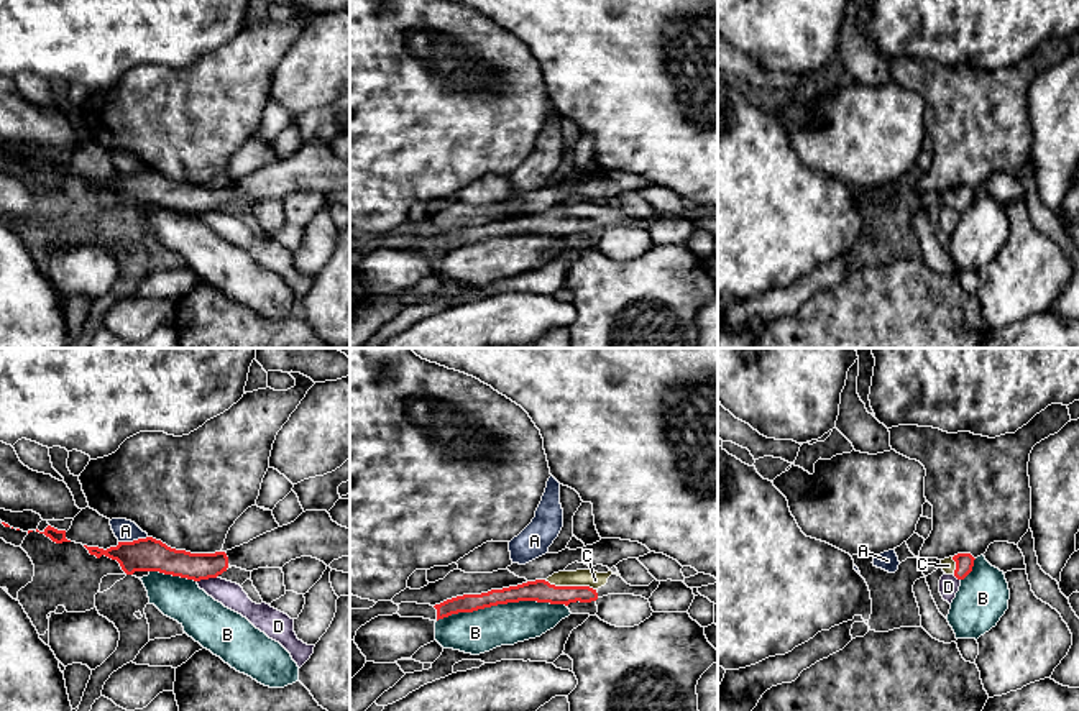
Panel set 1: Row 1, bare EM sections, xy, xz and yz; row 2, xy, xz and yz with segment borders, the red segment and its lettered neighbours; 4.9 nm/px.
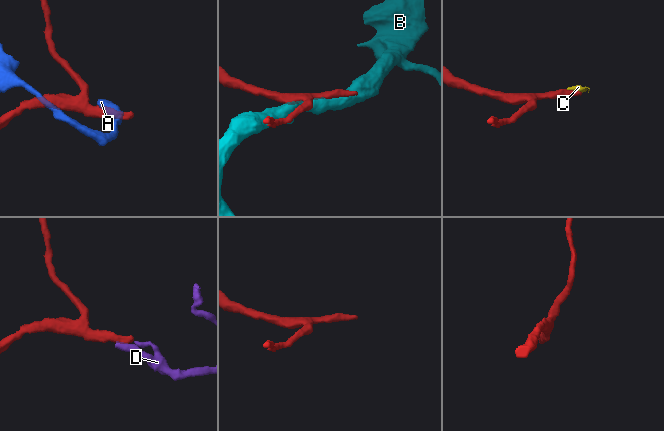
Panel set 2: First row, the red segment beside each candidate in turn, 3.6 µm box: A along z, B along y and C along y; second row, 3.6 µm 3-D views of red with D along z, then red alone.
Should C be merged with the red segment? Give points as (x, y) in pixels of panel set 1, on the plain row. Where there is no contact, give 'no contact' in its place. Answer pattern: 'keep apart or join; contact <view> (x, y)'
join; contact xz (570, 219)

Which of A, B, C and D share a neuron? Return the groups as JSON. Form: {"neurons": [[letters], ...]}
{"neurons": [["A"], ["B"], ["C"], ["D"]]}

